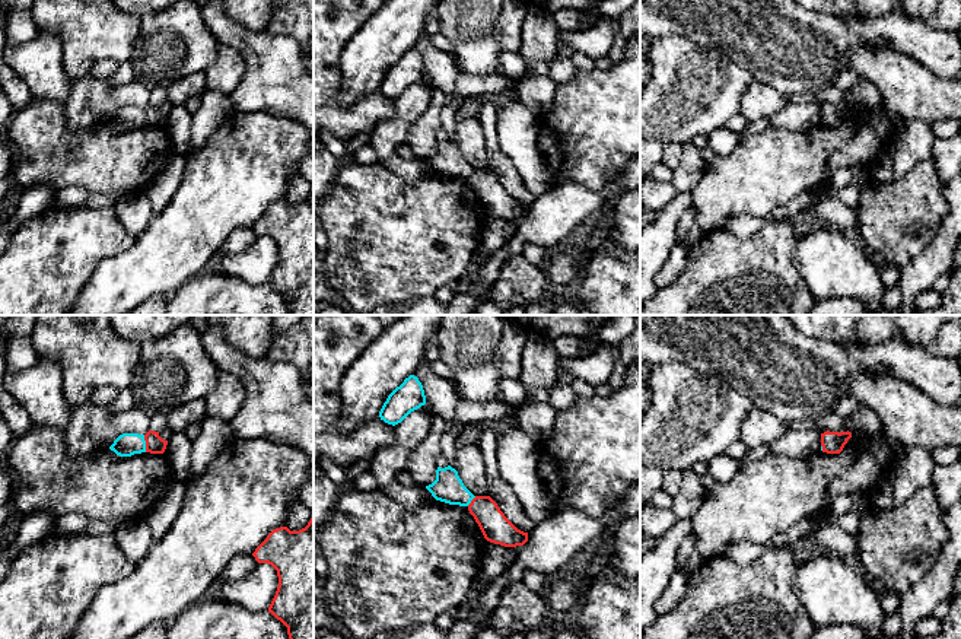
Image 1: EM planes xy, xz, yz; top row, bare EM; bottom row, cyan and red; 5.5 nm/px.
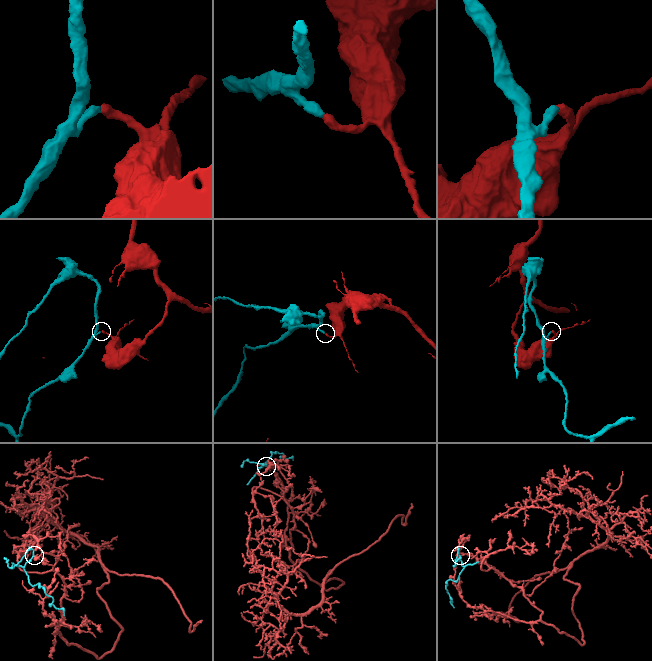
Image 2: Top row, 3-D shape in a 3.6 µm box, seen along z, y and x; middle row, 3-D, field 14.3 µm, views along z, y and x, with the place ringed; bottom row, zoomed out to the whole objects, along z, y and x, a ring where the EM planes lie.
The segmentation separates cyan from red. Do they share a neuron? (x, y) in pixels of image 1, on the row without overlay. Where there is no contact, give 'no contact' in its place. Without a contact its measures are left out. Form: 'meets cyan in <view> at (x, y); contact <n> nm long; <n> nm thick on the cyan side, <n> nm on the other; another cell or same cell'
meets cyan in xy at (145, 117); contact 100 nm long; 130 nm thick on the cyan side, 100 nm on the other; another cell

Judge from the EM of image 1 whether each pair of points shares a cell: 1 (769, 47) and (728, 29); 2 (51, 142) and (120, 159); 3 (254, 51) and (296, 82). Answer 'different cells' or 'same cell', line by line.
1: same cell
2: same cell
3: same cell

